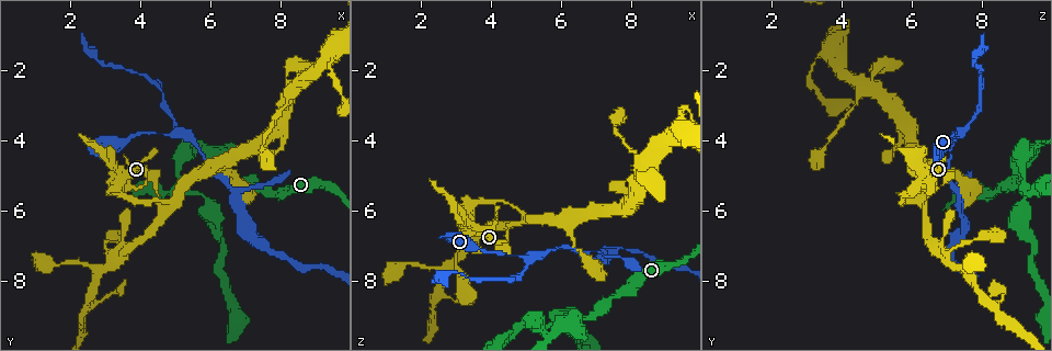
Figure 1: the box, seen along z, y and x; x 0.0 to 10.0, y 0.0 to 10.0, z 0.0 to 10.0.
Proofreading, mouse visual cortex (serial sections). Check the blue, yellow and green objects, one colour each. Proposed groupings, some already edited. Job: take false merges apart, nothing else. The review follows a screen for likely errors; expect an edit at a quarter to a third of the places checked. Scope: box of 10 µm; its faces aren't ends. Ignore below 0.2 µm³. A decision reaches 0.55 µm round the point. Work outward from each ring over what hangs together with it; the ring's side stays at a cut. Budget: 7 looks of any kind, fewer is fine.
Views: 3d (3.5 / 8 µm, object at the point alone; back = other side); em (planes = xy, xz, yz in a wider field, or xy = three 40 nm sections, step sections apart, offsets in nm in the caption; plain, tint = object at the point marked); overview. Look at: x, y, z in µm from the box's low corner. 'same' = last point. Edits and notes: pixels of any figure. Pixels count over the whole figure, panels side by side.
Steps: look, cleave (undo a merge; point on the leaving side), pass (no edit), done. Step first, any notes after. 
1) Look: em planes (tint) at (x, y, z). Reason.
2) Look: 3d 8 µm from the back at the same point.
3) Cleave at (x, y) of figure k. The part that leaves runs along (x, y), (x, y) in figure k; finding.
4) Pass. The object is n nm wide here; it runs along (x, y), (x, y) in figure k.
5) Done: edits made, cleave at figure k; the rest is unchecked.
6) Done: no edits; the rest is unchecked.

Look: 3d 3.5 µm from the back at (4.85, 5.65, 6.10). Abrupt turn.

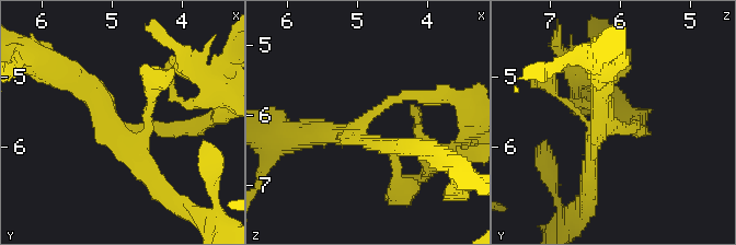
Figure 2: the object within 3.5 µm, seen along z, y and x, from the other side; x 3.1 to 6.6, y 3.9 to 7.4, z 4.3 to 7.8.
Look: em xy step 3 (tint) at (4.95, 5.70, 6.10). Need the tissue.

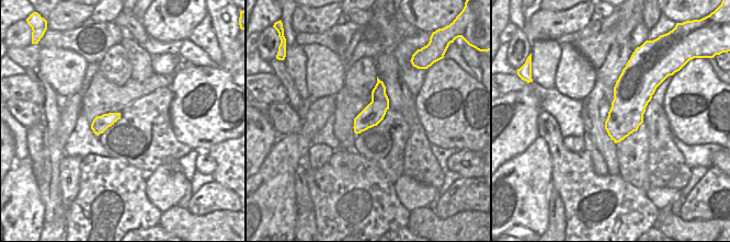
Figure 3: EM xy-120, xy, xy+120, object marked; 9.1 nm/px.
Look: em xy step 5 (tint) at the same point. Cut it another way.

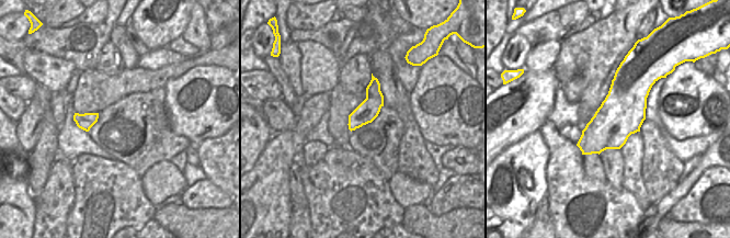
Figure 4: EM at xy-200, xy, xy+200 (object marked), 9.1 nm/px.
Pass. It runs along (184, 128), (124, 128), (67, 74) in figure 2; all the same cell.

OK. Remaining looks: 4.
Look: 3d 3.5 µm from the back at (5.50, 4.10, 7.20).

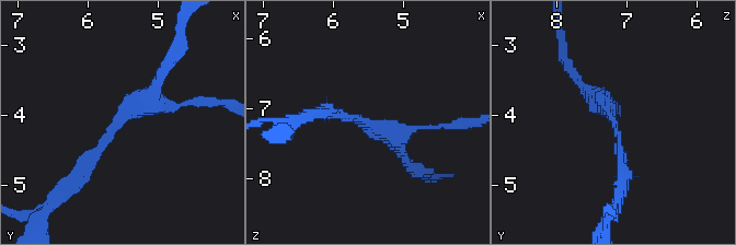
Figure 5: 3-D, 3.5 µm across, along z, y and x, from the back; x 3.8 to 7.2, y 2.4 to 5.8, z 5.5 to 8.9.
Look: em xy step 1 (tint) at (5.55, 4.10, 7.15). The arms are 150, 150 nm wide; shape alone is not enough.

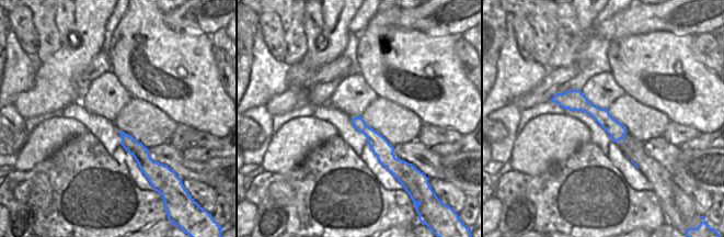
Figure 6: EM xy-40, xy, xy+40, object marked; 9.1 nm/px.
Pass. It runs along (555, 99), (582, 103), (621, 135) in figure 6; all the same cell.

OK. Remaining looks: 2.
Look: 3d 3.5 µm at (6.90, 6.15, 7.45). Narrows sharply.

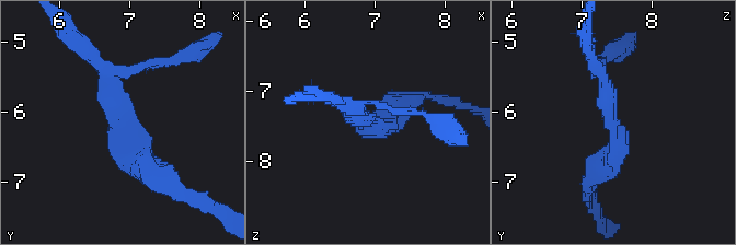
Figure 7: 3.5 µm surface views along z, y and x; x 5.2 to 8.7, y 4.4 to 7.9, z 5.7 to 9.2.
Look: em xy step 5 (tint) at (6.90, 6.20, 7.45).

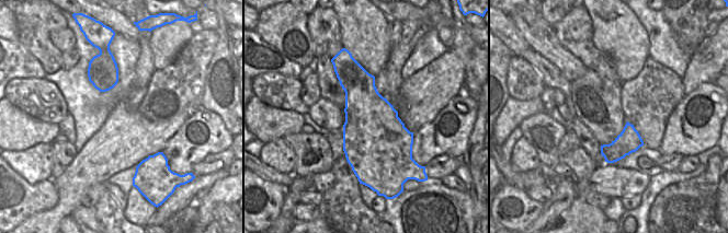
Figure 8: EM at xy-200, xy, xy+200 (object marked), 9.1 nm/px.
Pass. The arms are 200, 350 nm wide; it runs along (98, 62), (138, 164), (154, 174) in figure 7; continuous, no second cell.

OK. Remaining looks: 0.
Done: no edits; the rest is unchecked.

